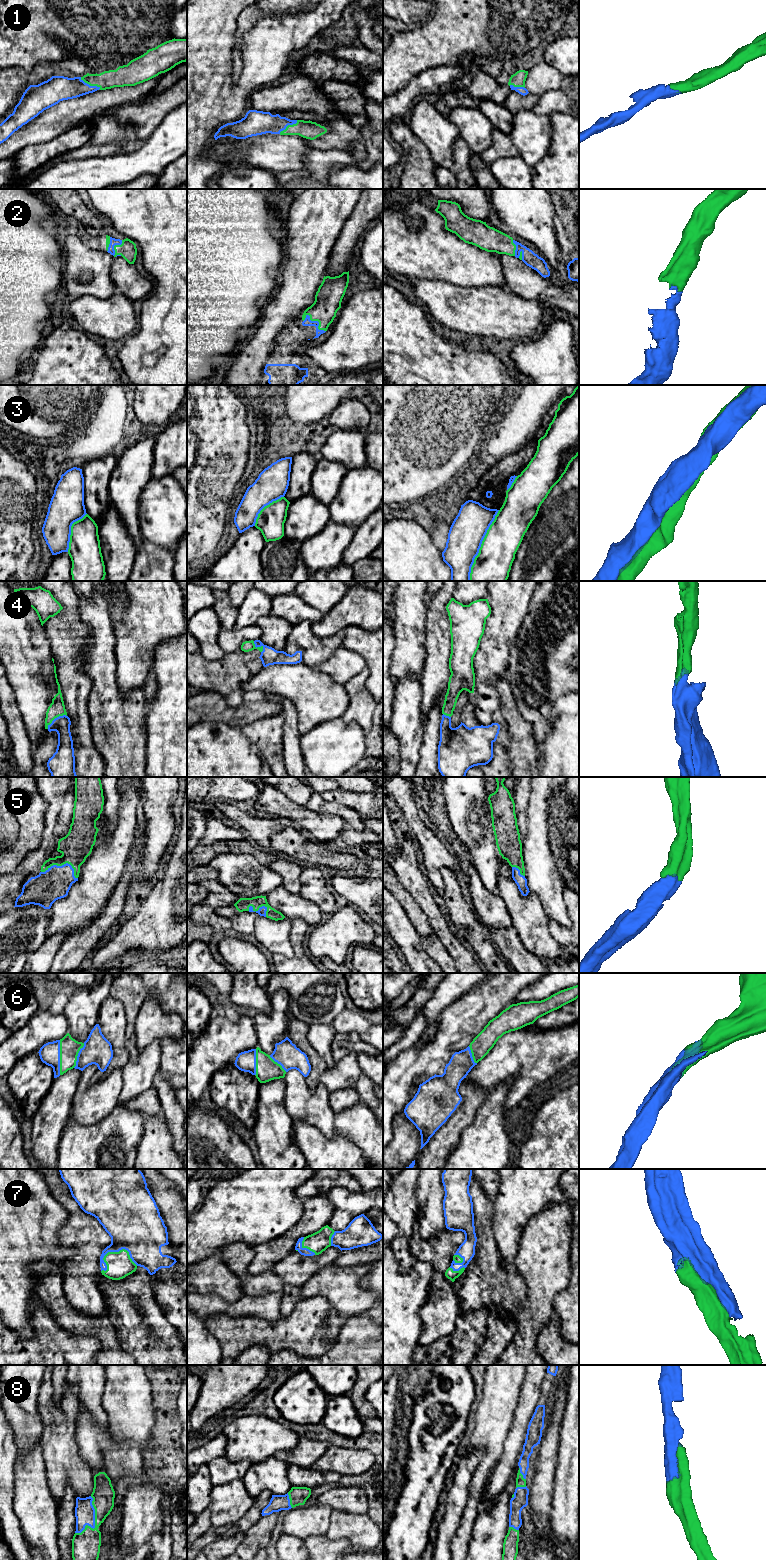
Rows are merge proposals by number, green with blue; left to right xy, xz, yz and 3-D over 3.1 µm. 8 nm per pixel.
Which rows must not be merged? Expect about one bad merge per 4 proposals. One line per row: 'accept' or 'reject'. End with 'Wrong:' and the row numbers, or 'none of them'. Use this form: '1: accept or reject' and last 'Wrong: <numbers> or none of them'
1: accept
2: accept
3: reject
4: accept
5: accept
6: accept
7: accept
8: accept
Wrong: 3

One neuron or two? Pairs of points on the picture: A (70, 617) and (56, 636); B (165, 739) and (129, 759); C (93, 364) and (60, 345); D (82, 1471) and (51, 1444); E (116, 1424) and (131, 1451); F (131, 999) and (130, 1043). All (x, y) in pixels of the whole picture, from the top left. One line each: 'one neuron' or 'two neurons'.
A: one neuron
B: two neurons
C: one neuron
D: one neuron
E: two neurons
F: one neuron

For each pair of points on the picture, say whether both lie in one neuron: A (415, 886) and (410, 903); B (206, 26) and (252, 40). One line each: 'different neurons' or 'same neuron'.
A: different neurons
B: same neuron

